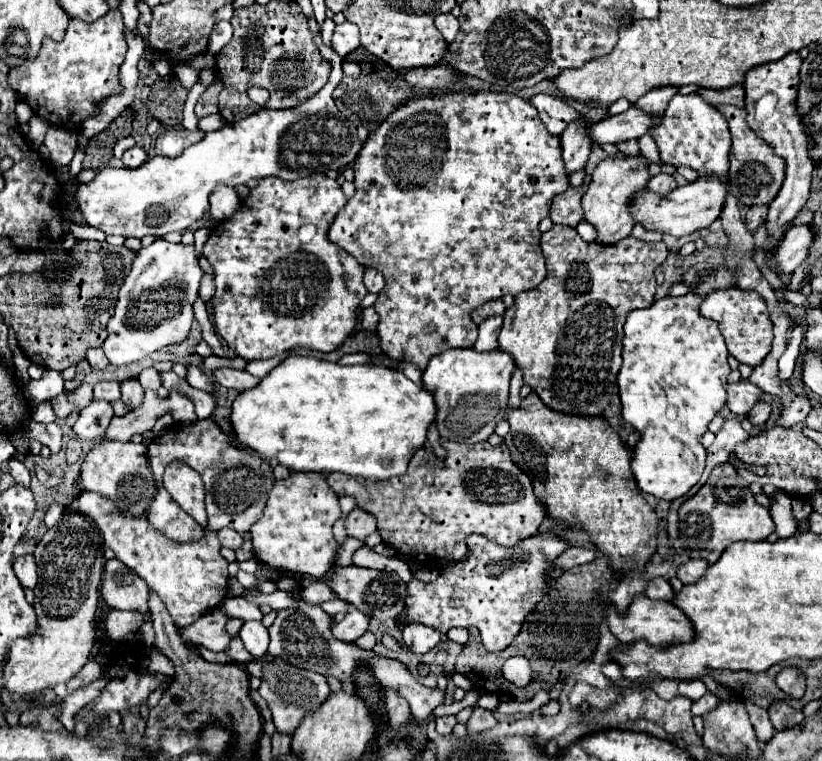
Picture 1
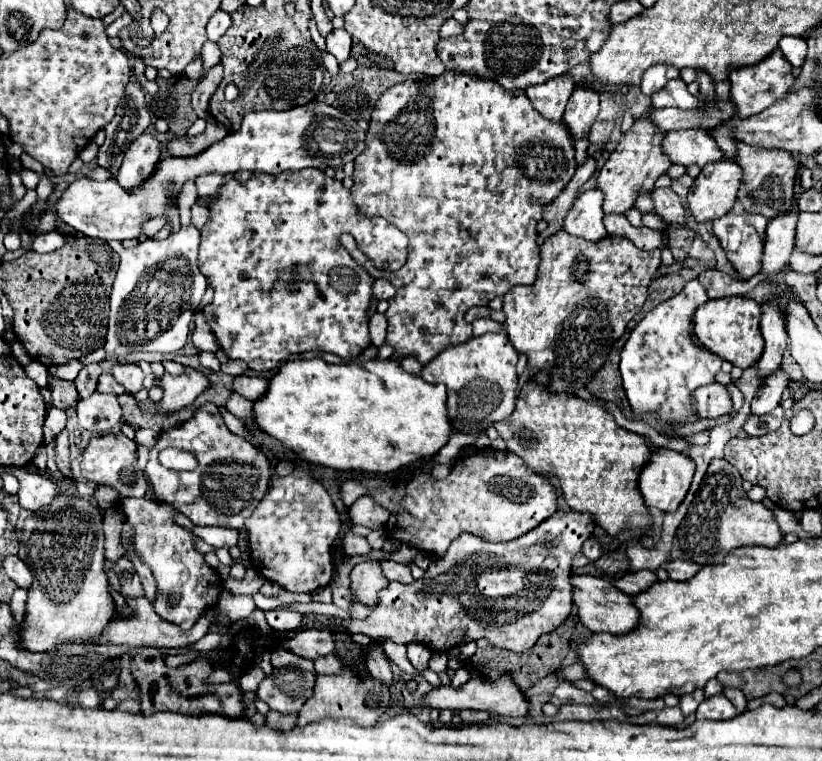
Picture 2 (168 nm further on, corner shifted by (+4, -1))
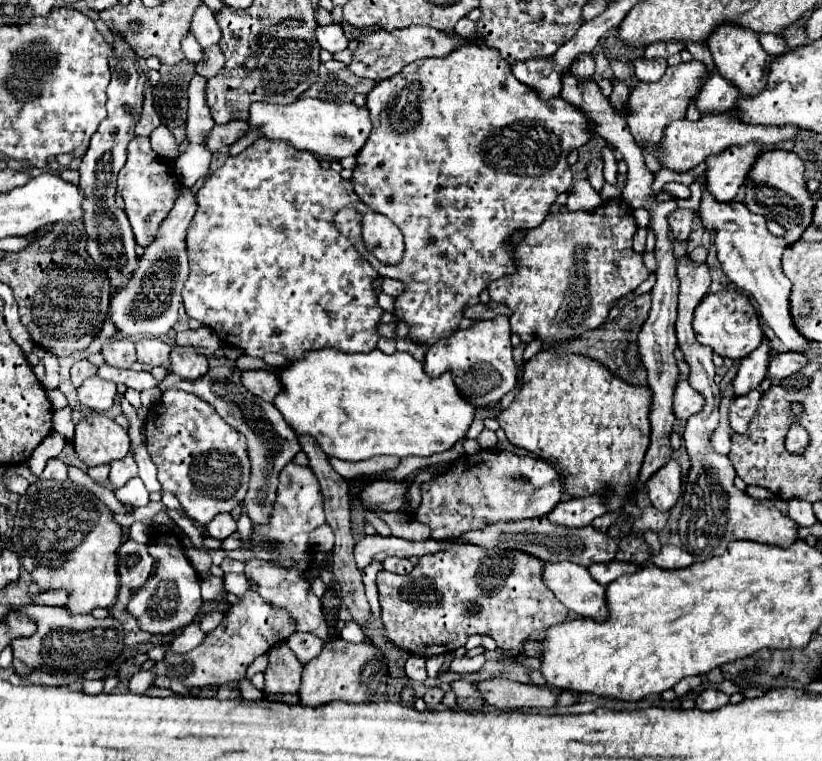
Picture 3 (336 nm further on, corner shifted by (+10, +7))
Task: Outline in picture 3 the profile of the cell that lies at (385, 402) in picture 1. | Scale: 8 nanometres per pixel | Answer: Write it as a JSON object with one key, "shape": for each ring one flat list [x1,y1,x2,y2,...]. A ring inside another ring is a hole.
{"shape":[[335,348,305,352,301,360,293,360,279,372,281,392,275,396,273,406,285,416,287,424,299,436,311,436,327,456,341,460,367,460,373,456,389,454,405,456,431,456,449,450,463,438,473,422,475,408,459,396,449,374,431,378,423,372,423,364,409,352,385,354,373,350,367,354,345,354]]}

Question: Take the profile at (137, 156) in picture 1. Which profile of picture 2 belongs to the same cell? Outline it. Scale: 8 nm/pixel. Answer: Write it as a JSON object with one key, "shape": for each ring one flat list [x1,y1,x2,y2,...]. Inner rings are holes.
{"shape":[[145,132,129,146,123,158,123,164,117,176,119,186,125,190,137,188,141,182,149,180,159,160,161,160,161,142,157,140,155,134]]}

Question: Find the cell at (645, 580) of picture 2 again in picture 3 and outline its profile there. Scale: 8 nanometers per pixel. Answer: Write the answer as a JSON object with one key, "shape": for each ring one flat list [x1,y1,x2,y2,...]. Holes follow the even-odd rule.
{"shape":[[611,560,611,562,605,562,605,564,593,564,593,566,589,566,589,572,591,572,591,576,599,584,607,586,607,584,611,584,615,578,619,578,623,574,635,574,639,568,641,568,641,564,629,564,629,562]]}

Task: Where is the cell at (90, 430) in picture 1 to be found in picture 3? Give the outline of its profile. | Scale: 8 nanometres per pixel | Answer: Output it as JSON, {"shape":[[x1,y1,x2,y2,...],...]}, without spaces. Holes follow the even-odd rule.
{"shape":[[99,376,87,378,79,388,77,388,79,402,95,412,107,412,117,396,117,386,109,380,101,380]]}

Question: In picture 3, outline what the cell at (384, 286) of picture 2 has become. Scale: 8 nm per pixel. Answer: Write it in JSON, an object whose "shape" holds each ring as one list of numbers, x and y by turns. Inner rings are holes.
{"shape":[[381,278,381,290,385,292,385,294,389,294,389,296,397,296,397,294,401,294,401,290,403,290,403,284,399,282,399,280,393,280,393,278]]}

